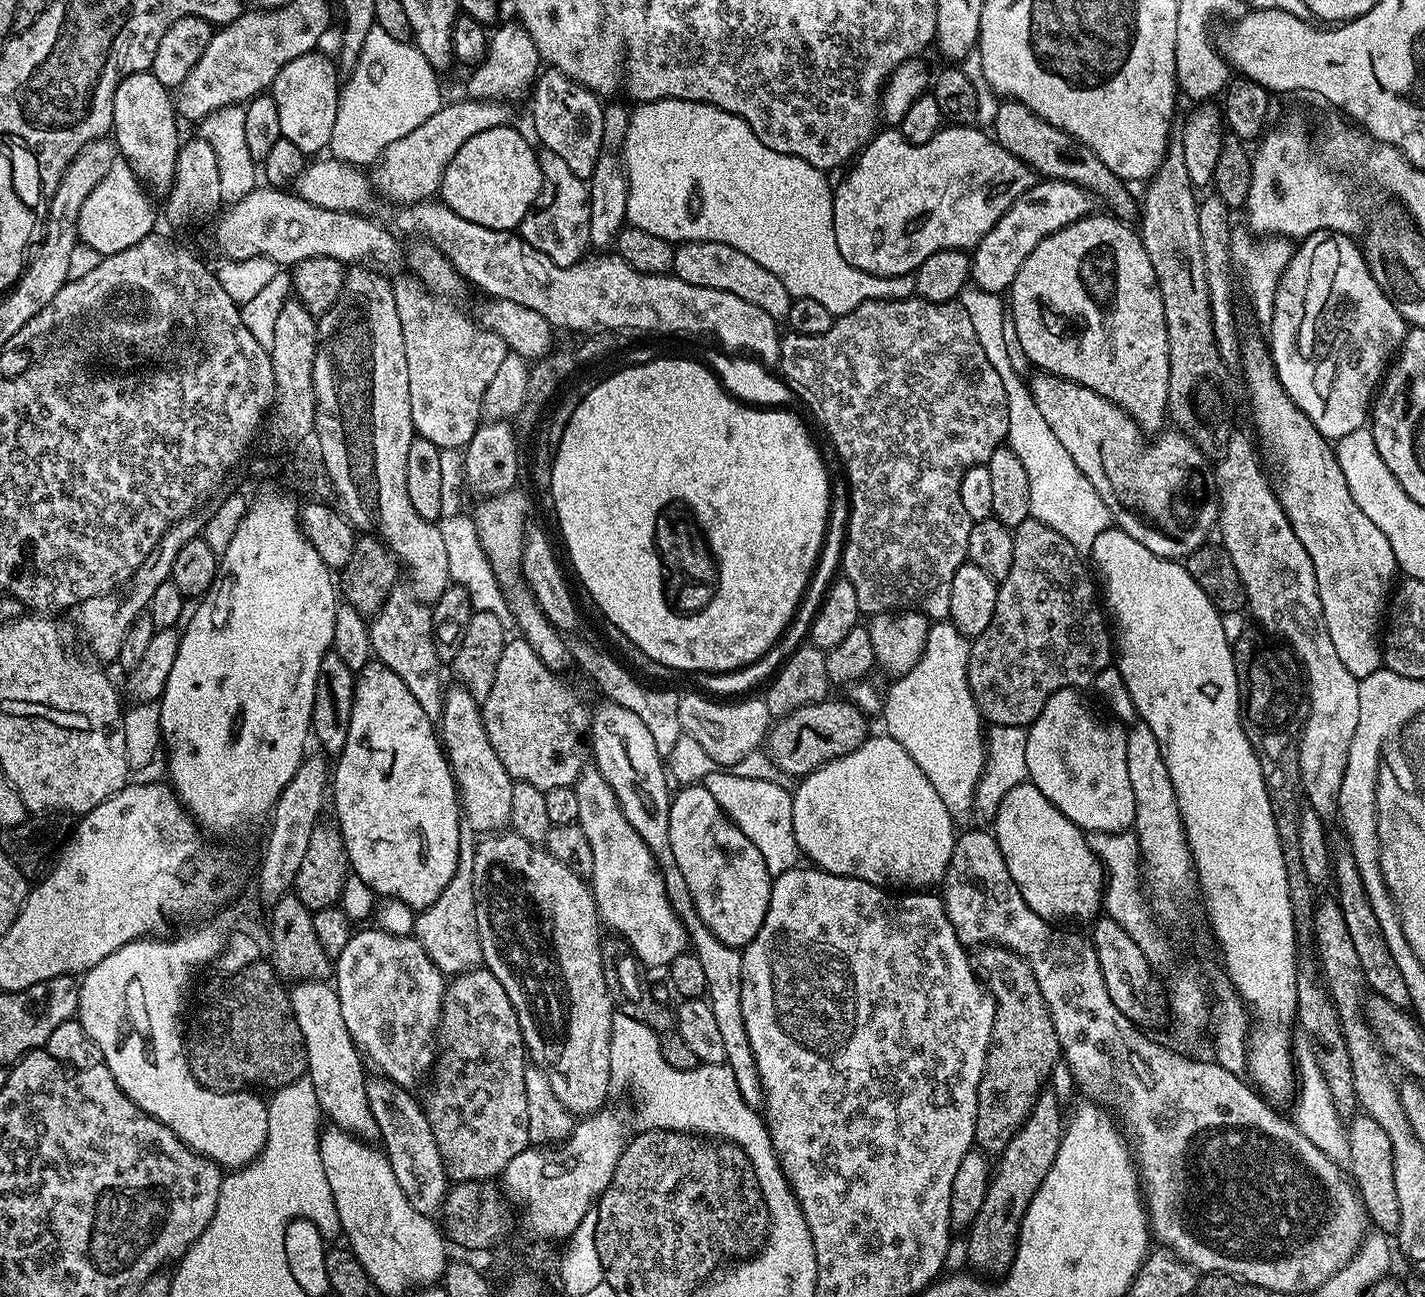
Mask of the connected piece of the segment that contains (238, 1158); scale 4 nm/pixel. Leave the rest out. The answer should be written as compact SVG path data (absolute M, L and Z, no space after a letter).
M200 928L197 932L188 932L185 936L176 936L173 940L169 938L145 938L135 940L126 946L122 946L118 950L114 950L114 954L110 954L106 958L102 958L102 962L98 962L98 966L94 966L89 972L83 973L80 980L80 1007L78 1009L78 1019L80 1024L86 1030L86 1034L90 1034L90 1038L94 1038L94 1042L102 1050L104 1059L102 1061L110 1074L114 1076L114 1082L118 1084L120 1089L126 1094L126 1098L130 1098L130 1102L134 1102L146 1114L150 1114L158 1122L162 1122L170 1131L176 1135L187 1148L197 1152L199 1156L205 1160L211 1160L213 1164L224 1170L243 1170L259 1156L266 1142L266 1134L268 1133L268 1105L262 1099L259 1100L257 1093L252 1090L243 1092L215 1092L209 1088L201 1086L192 1076L192 1071L188 1065L188 1054L186 1051L186 1040L182 1035L182 1020L180 1024L180 1007L184 1004L184 991L188 988L188 983L192 980L192 975L199 968L204 968L208 963L215 961L220 953L224 951L226 943L225 937L220 937L220 932L216 928Z

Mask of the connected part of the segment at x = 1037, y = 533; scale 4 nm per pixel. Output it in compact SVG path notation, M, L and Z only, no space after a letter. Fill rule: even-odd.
M1031 518L1019 524L1014 529L1012 537L1014 538L1014 566L1010 566L1010 574L1006 574L1006 578L999 581L996 609L994 618L990 618L990 626L986 626L986 630L982 630L982 634L971 641L968 681L980 715L989 725L1023 728L1035 722L1038 714L1042 714L1042 708L1046 706L1046 702L1050 702L1050 698L1054 694L1058 694L1058 690L1063 688L1084 690L1087 684L1088 687L1095 685L1096 675L1109 668L1113 663L1114 636L1110 631L1109 621L1108 624L1104 621L1105 609L1102 607L1101 597L1100 600L1096 597L1096 584L1092 581L1091 574L1084 569L1084 564L1080 561L1083 560L1081 553L1077 552L1073 544L1066 542L1066 538L1062 538L1062 534L1058 534L1058 530L1052 530L1050 526L1046 526L1046 522L1038 522Z

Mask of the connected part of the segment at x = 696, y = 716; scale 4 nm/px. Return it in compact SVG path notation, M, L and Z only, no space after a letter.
M693 691L689 696L684 694L680 697L678 717L683 735L694 738L720 766L742 762L746 754L757 751L765 743L774 717L768 713L767 703L763 699L740 698L735 702L721 702L699 691Z

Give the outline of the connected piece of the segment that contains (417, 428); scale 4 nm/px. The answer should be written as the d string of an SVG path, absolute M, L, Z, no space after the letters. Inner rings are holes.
M416 292L413 296L397 295L398 322L402 322L402 342L406 346L406 370L410 374L410 414L416 436L434 442L441 450L468 447L470 438L480 429L486 386L490 386L502 358L510 354L503 338L481 328L471 315L444 296L432 292Z

